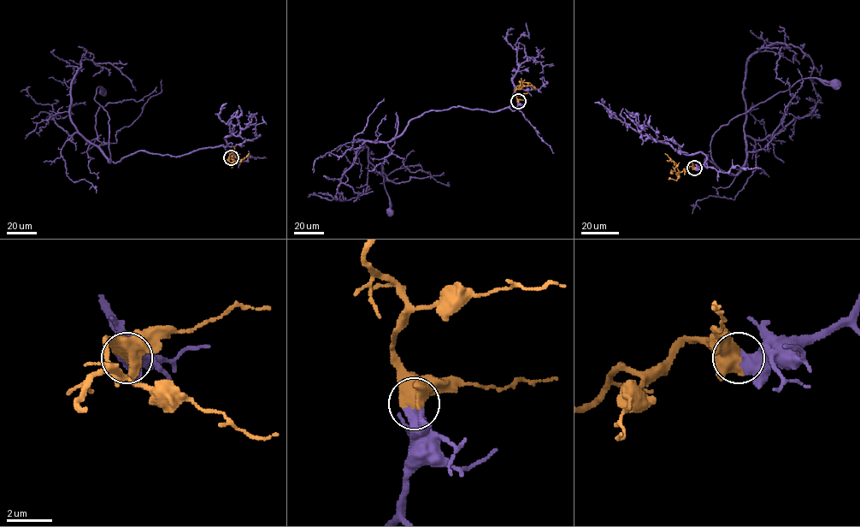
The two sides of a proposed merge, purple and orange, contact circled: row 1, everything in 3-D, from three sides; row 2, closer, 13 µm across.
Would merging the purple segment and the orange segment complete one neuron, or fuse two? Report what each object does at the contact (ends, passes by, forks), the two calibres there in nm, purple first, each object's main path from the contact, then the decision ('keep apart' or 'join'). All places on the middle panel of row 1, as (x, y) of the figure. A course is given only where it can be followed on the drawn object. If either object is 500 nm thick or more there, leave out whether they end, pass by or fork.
550/550 nm | purple via (518, 101), (515, 110), (456, 106), (425, 111), (397, 136), (396, 114), (394, 145), (382, 164), (391, 212) | orange via (518, 101), (515, 91), (517, 88), (530, 85), (536, 89) | join

